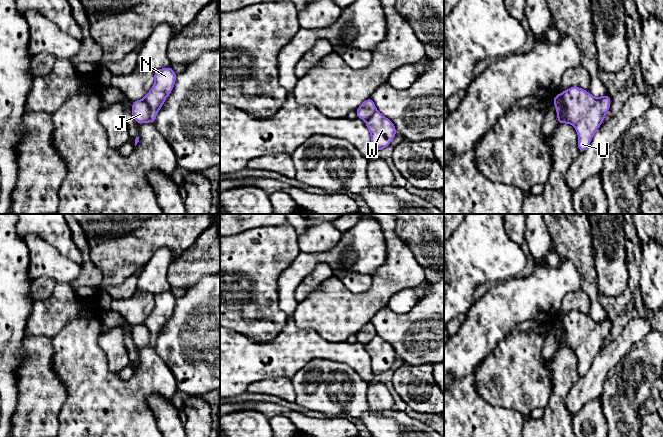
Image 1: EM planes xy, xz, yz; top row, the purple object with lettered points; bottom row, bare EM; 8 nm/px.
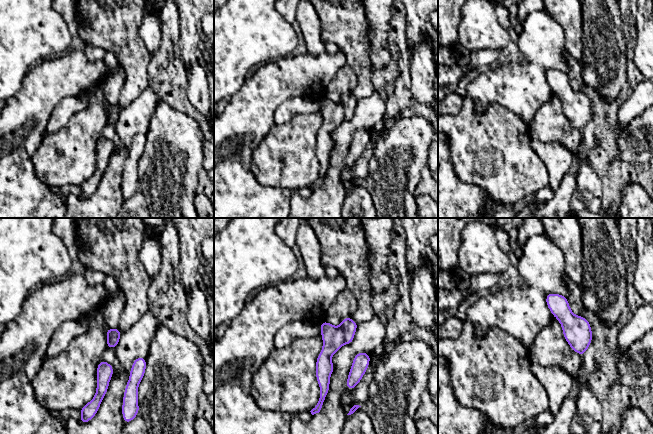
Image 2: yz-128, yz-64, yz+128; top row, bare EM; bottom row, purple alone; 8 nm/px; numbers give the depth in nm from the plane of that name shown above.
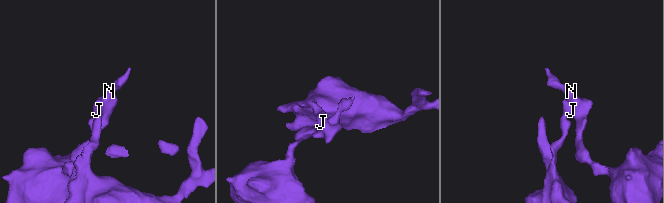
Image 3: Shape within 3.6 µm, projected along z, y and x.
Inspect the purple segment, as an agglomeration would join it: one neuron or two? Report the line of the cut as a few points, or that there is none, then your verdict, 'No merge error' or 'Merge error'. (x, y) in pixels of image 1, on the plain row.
Split along yz (559, 318), (566, 334), (566, 346). Merge error

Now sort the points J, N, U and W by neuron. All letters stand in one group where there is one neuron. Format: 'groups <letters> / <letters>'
groups J / N U W

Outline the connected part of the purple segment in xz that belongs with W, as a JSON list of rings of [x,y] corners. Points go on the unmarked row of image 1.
[[[376,335],[366,344],[366,351],[371,358],[371,370],[374,375],[383,374],[397,359],[394,347]]]

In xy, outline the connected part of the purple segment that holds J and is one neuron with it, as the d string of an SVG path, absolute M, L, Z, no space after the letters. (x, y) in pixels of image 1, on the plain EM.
M144 323L132 326L132 341L138 348L149 346L149 330Z

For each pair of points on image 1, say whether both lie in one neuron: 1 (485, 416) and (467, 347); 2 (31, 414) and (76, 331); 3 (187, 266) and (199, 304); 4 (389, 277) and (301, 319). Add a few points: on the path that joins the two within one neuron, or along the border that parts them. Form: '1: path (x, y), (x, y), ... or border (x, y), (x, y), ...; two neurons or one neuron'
1: path (468, 399), (466, 397), (466, 364); one neuron
2: border (52, 348), (53, 370), (67, 391); two neurons
3: border (209, 274), (201, 277), (185, 290); two neurons
4: path (368, 299), (358, 309), (353, 311), (323, 311); one neuron

